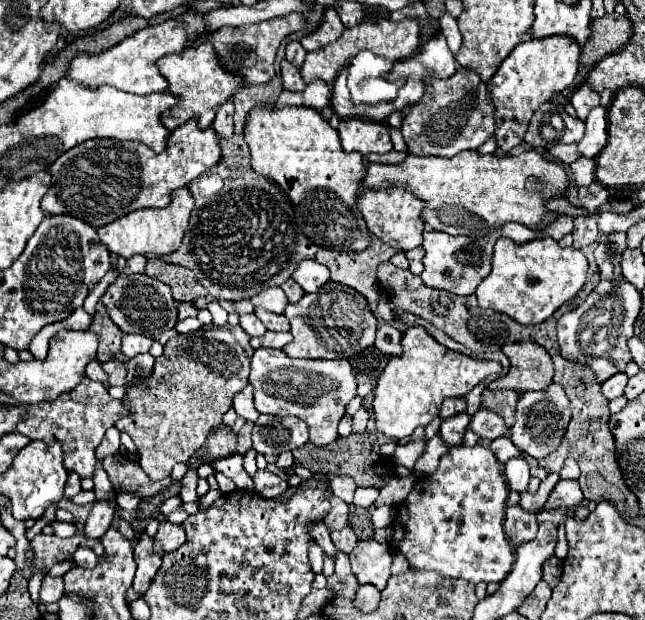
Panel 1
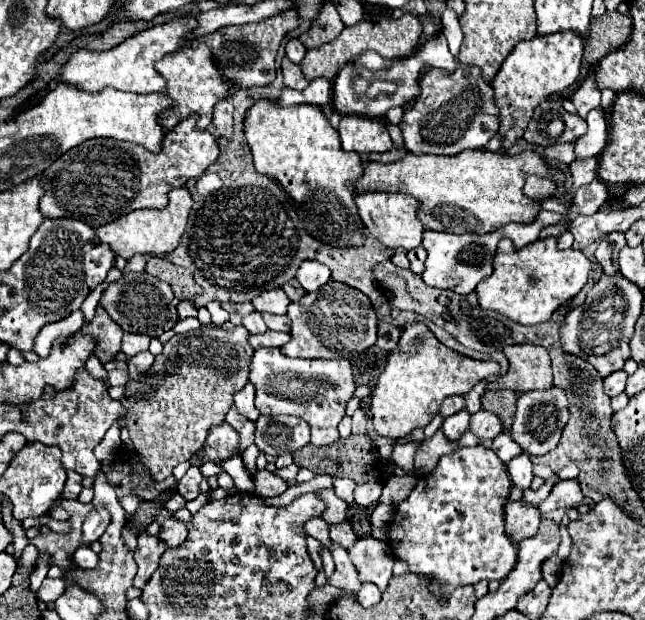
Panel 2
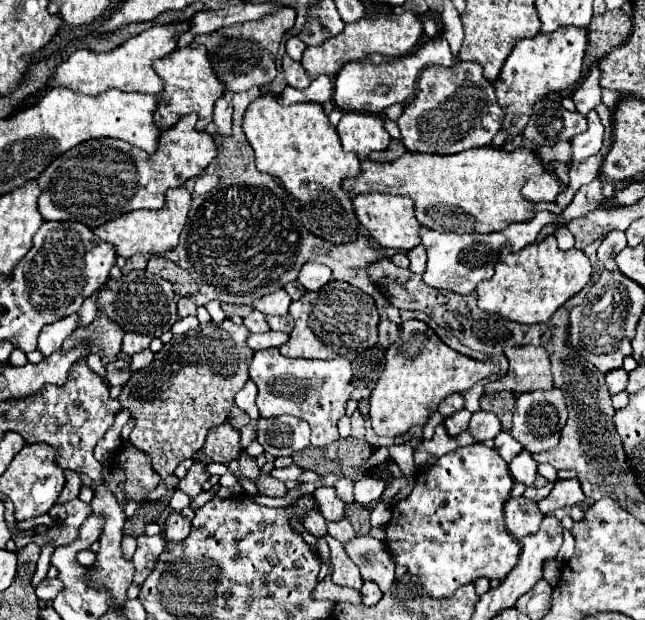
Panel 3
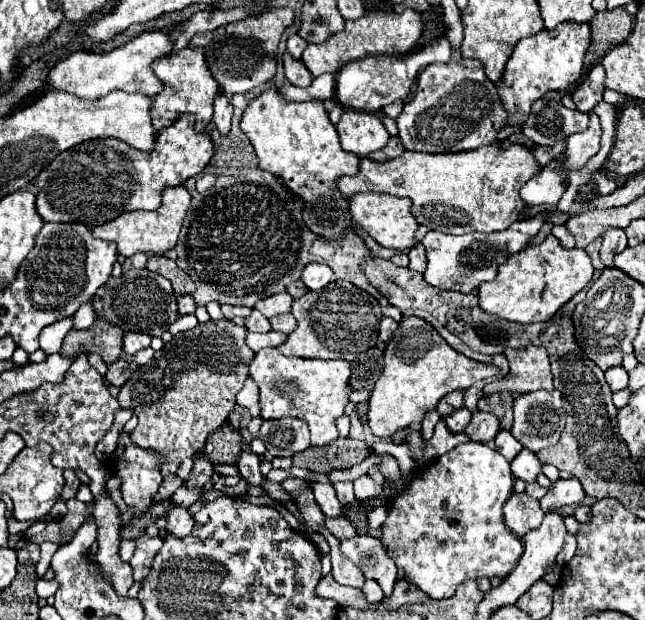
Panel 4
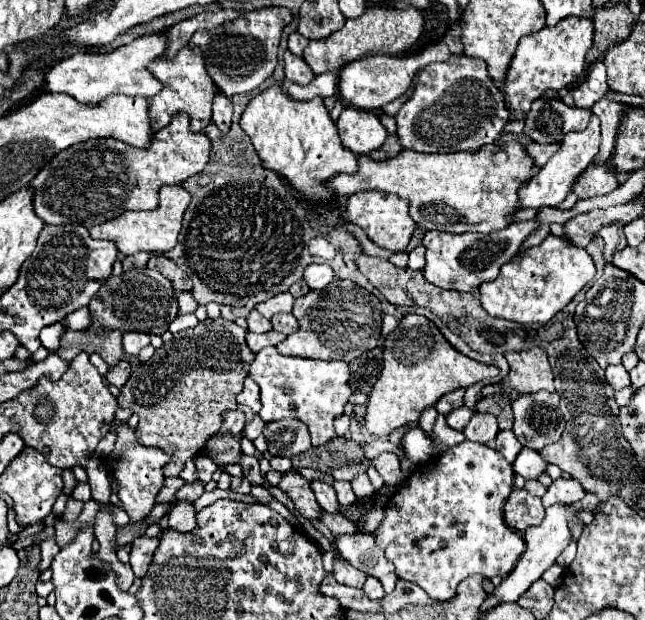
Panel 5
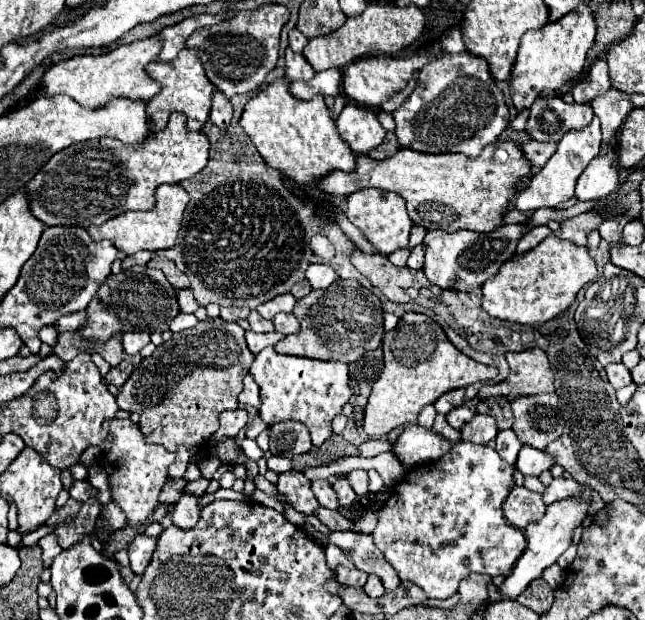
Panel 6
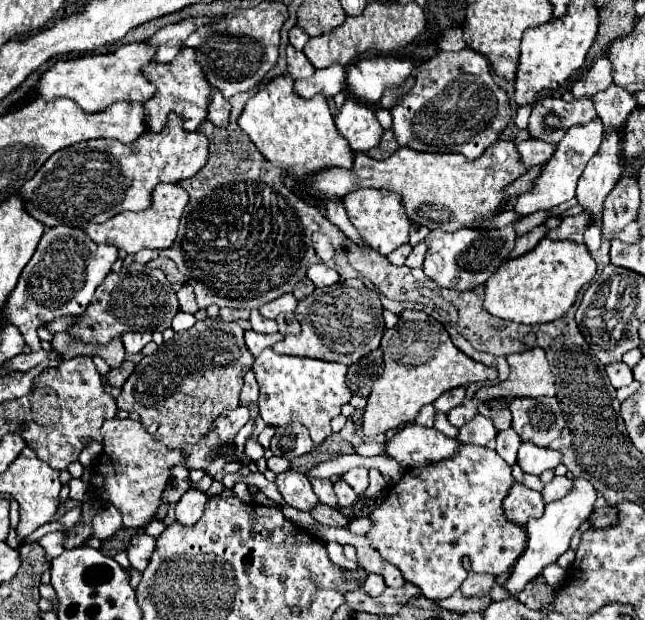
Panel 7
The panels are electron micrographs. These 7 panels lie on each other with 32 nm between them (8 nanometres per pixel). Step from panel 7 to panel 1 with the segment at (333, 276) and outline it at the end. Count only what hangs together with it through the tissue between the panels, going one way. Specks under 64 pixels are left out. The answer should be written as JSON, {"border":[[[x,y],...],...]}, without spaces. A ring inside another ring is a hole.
{"border":[[[302,260],[294,272],[294,280],[302,286],[304,292],[316,292],[324,282],[328,282],[328,278],[330,270],[314,260]]]}

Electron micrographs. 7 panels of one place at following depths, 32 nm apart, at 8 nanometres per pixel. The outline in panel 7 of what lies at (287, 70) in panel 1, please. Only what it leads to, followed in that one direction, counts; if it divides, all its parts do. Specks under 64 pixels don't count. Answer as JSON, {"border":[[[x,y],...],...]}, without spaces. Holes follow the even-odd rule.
{"border":[[[288,44],[288,74],[294,76],[296,80],[300,78],[308,78],[314,72],[314,66],[308,62],[308,58],[304,56],[304,52],[292,48],[292,44]]]}

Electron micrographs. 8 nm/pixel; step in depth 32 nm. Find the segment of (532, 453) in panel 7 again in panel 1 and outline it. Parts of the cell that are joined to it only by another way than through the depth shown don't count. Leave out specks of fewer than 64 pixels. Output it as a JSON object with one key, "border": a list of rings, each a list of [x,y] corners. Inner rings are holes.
{"border":[[[518,456],[518,458],[508,460],[508,464],[504,464],[504,472],[506,472],[506,480],[510,484],[510,490],[524,492],[528,488],[530,464],[526,462],[526,458]]]}

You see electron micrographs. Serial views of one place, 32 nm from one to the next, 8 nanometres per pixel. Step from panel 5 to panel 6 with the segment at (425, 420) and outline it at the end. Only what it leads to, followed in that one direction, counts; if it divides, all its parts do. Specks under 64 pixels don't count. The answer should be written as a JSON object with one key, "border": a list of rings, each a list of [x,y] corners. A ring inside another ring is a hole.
{"border":[[[424,406],[422,412],[420,412],[420,416],[418,416],[418,424],[420,424],[420,426],[426,426],[426,428],[432,428],[434,418],[436,418],[434,406]]]}

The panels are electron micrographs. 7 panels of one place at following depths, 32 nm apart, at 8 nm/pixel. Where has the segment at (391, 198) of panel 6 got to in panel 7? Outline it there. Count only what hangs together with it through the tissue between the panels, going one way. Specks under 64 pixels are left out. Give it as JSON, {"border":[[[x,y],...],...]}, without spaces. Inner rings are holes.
{"border":[[[364,188],[364,190],[354,190],[350,194],[346,194],[342,198],[344,208],[348,212],[350,222],[354,224],[354,228],[358,230],[358,234],[362,236],[362,240],[374,248],[376,252],[388,256],[392,250],[396,250],[398,246],[408,242],[408,228],[410,228],[410,220],[400,204],[400,198],[392,192],[386,190],[374,190],[374,188]]]}

